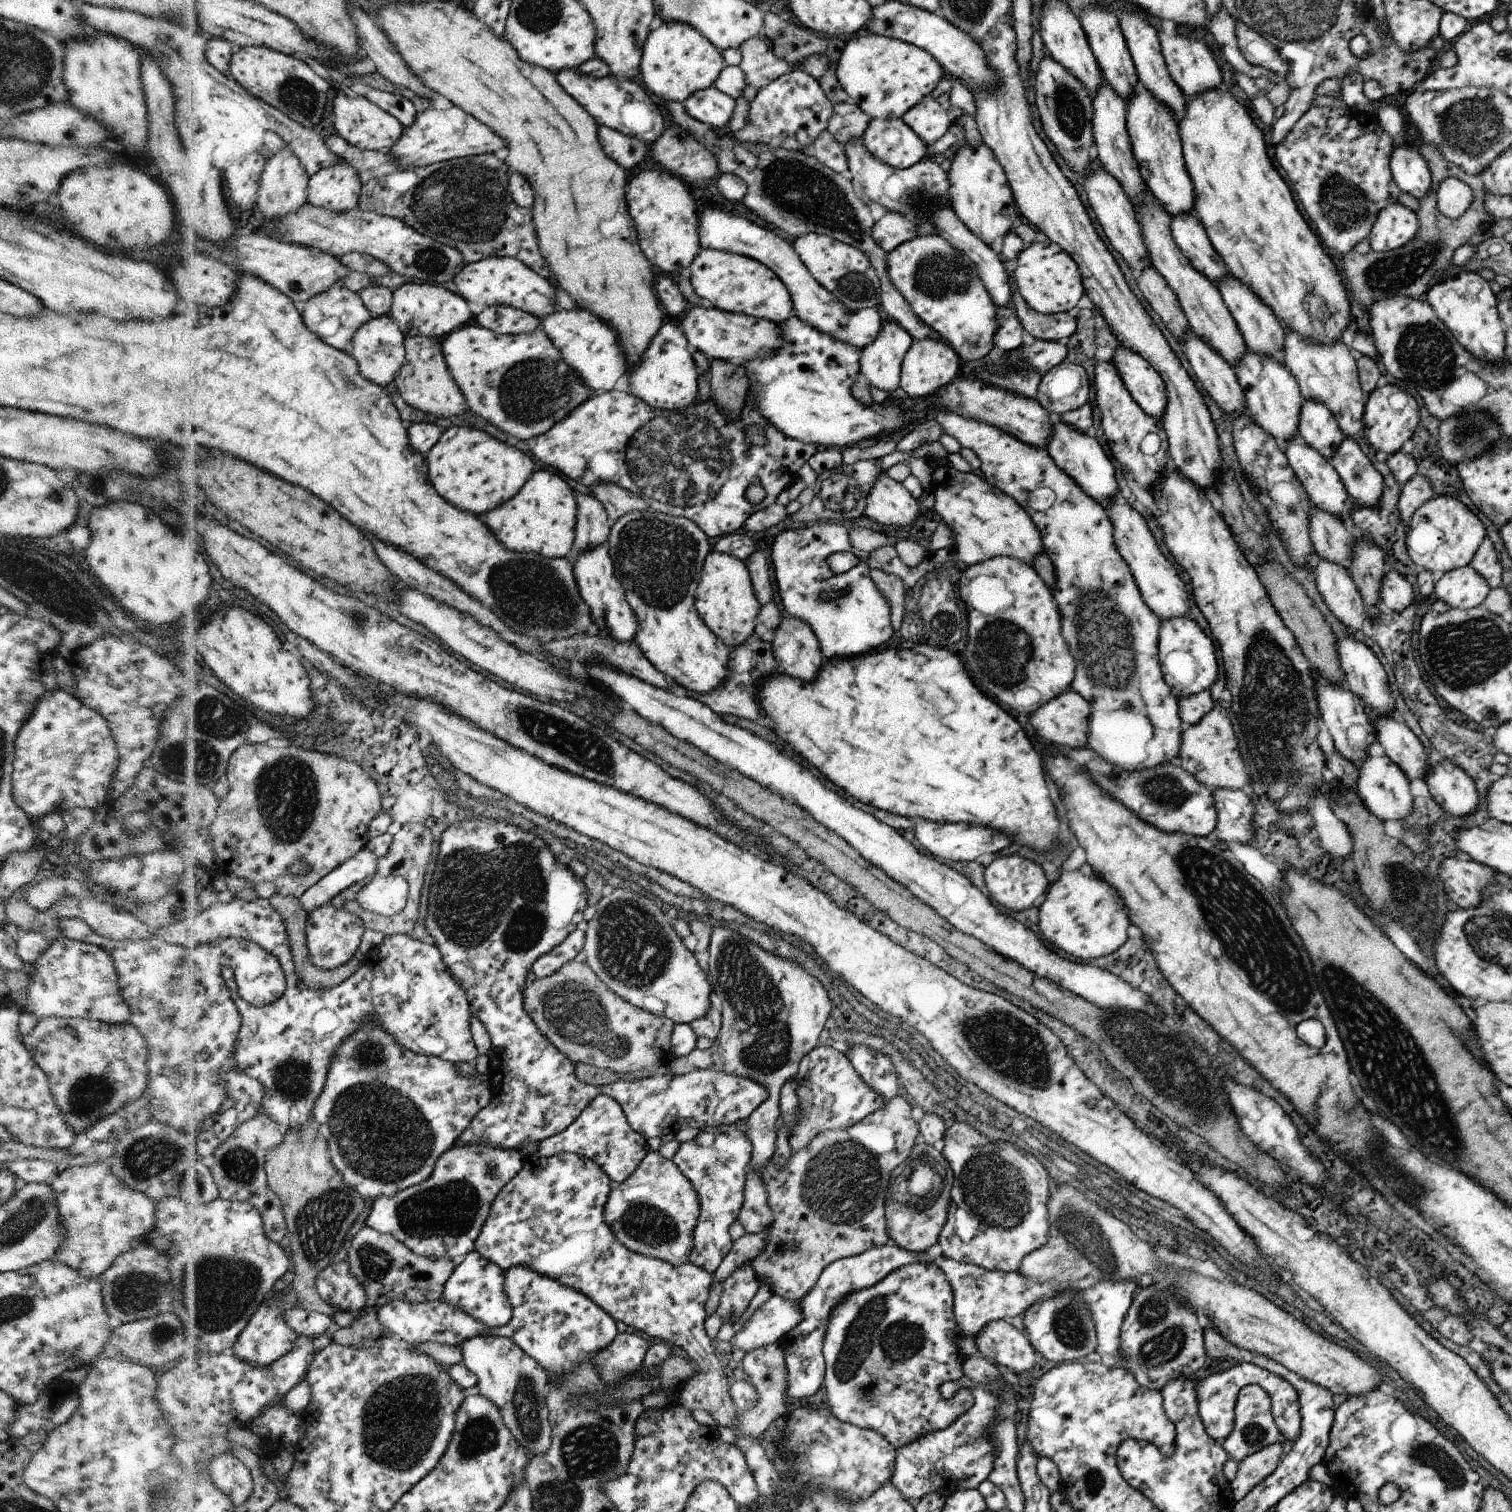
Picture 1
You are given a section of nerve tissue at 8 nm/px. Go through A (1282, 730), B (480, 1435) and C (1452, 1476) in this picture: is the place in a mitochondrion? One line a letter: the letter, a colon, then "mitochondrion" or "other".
A: mitochondrion
B: mitochondrion
C: mitochondrion

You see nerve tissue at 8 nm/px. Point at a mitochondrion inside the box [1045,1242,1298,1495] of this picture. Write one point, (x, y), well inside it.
(1165, 1339)

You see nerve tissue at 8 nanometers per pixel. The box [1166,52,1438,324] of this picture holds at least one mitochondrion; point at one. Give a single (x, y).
(1343, 203)

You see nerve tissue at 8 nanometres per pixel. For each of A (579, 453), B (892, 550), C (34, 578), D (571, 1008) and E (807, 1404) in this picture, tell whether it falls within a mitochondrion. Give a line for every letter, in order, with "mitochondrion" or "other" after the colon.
A: other
B: other
C: mitochondrion
D: mitochondrion
E: other

